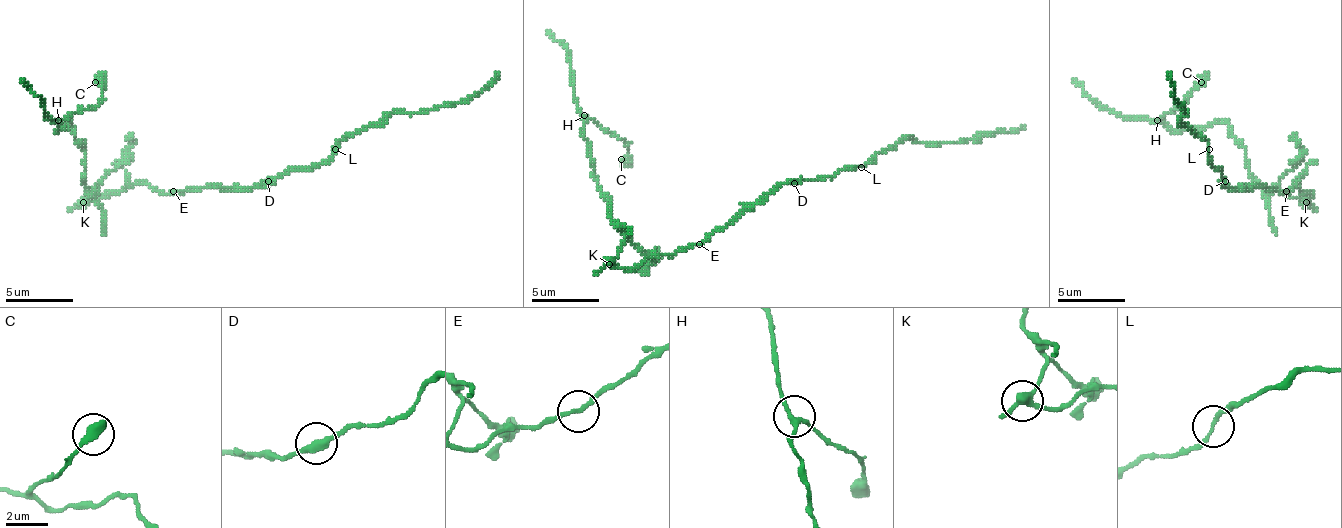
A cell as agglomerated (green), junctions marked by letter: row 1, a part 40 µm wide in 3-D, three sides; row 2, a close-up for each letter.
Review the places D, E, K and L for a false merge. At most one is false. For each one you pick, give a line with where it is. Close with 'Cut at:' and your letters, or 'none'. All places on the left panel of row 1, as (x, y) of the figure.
K: place (83, 202)
Cut at: K

